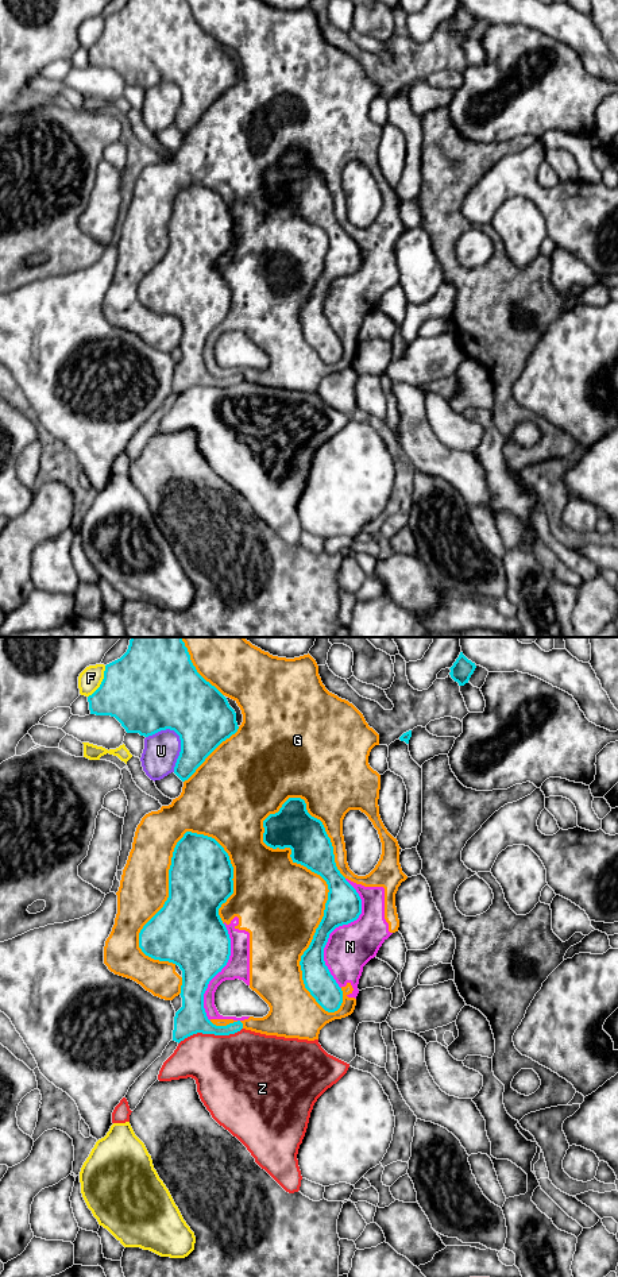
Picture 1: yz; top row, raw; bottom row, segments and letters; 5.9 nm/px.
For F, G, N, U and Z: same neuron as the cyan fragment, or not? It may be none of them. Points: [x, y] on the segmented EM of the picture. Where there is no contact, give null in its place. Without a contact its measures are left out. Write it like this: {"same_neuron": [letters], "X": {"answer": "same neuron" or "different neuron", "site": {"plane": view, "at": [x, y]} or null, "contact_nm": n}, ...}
{"same_neuron": [], "F": {"answer": "different neuron", "site": {"plane": "yz", "at": [101, 682]}, "contact_nm": 220}, "G": {"answer": "different neuron", "site": {"plane": "yz", "at": [329, 891]}, "contact_nm": 1300}, "N": {"answer": "different neuron", "site": {"plane": "yz", "at": [335, 928]}, "contact_nm": 650}, "U": {"answer": "different neuron", "site": {"plane": "yz", "at": [180, 737]}, "contact_nm": 280}, "Z": {"answer": "different neuron", "site": {"plane": "yz", "at": [209, 1033]}, "contact_nm": 400}}

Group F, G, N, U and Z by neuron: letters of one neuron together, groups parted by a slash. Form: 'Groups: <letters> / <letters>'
Groups: F / G N / U / Z

